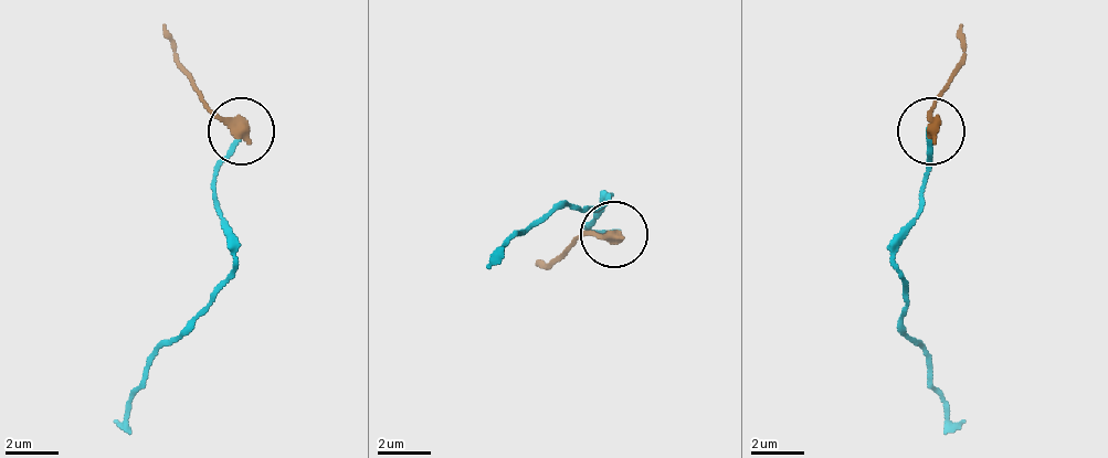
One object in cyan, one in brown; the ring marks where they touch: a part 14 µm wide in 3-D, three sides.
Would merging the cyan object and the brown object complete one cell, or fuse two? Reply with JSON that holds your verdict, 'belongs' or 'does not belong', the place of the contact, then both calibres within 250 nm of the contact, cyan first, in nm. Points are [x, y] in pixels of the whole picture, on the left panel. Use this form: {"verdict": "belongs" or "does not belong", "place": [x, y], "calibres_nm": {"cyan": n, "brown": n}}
{"verdict": "does not belong", "place": [241, 130], "calibres_nm": {"cyan": 170, "brown": 420}}

